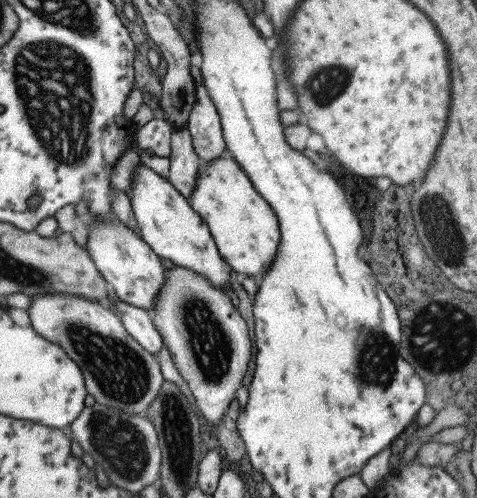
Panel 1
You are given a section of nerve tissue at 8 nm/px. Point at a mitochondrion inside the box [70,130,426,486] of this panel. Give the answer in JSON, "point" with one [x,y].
{"point":[115,439]}

